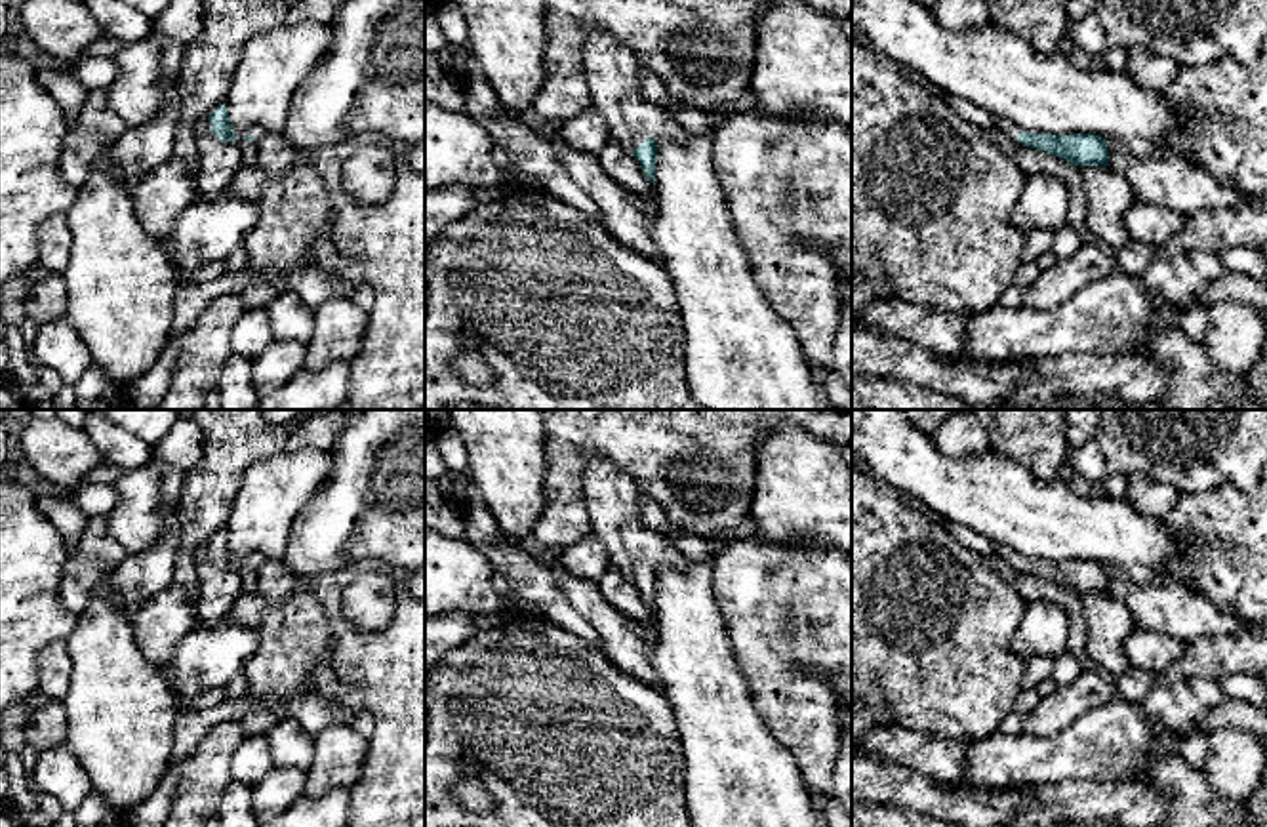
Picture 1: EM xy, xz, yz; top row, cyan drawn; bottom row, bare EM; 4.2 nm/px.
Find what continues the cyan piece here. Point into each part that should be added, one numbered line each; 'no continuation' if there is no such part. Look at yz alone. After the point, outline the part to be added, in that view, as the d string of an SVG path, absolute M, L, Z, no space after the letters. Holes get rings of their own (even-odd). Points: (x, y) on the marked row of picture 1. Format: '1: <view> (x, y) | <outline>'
1: yz (1010, 130) | M995 118L995 128L1004 131L1008 137L1012 137L1017 143L1017 133L1023 131L1016 124L1010 124L1008 120Z

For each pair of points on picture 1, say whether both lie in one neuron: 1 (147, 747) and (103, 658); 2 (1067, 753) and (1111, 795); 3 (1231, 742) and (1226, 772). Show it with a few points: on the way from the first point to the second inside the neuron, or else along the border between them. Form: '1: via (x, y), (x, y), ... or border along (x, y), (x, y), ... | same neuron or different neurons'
1: via (124, 725), (111, 681) | same neuron
2: border along (1134, 774), (1123, 780), (1064, 780), (1052, 786) | different neurons
3: via (1231, 749), (1231, 765) | same neuron

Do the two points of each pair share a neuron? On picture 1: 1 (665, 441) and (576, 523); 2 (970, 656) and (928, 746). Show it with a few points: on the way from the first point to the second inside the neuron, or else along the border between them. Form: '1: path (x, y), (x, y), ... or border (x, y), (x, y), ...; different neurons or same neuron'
1: border (582, 498), (549, 504); different neurons
2: border (892, 725), (974, 740); different neurons

